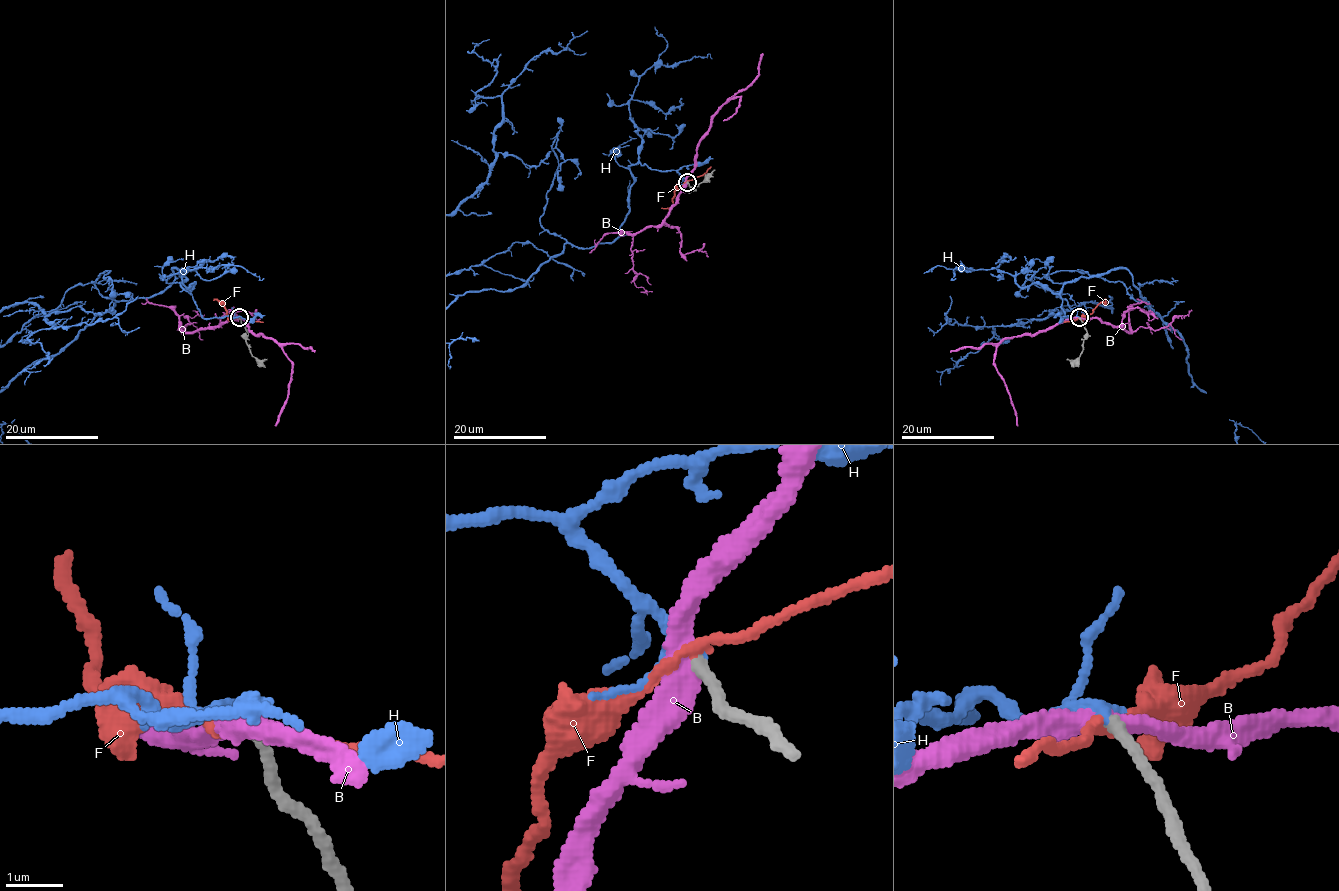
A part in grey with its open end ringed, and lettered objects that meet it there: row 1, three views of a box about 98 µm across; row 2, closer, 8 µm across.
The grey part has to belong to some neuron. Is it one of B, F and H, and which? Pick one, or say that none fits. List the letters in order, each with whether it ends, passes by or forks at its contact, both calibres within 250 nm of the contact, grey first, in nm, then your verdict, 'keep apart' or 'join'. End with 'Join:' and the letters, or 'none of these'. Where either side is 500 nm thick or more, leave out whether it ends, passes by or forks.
B: it passes by; 200 nm thick on the grey side, 360 nm on the other; keep apart
F: it passes by; 200 nm thick on the grey side, 160 nm on the other; keep apart
H: it passes by; 200 nm thick on the grey side, 180 nm on the other; join
Join: H

